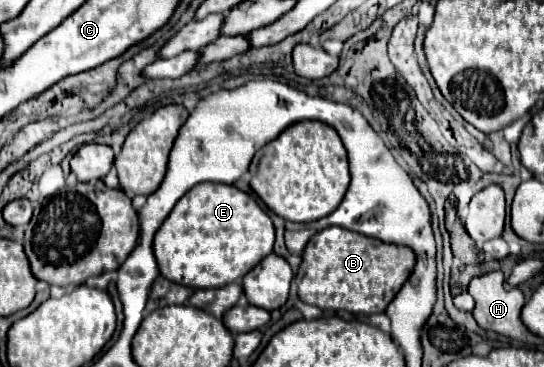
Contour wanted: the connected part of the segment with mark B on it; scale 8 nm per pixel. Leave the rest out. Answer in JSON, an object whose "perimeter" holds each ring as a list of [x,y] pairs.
{"perimeter":[[[338,226],[314,234],[302,254],[302,264],[294,276],[298,298],[320,310],[346,310],[350,314],[372,316],[384,312],[396,290],[402,288],[414,268],[416,256],[408,246],[386,244]]]}

